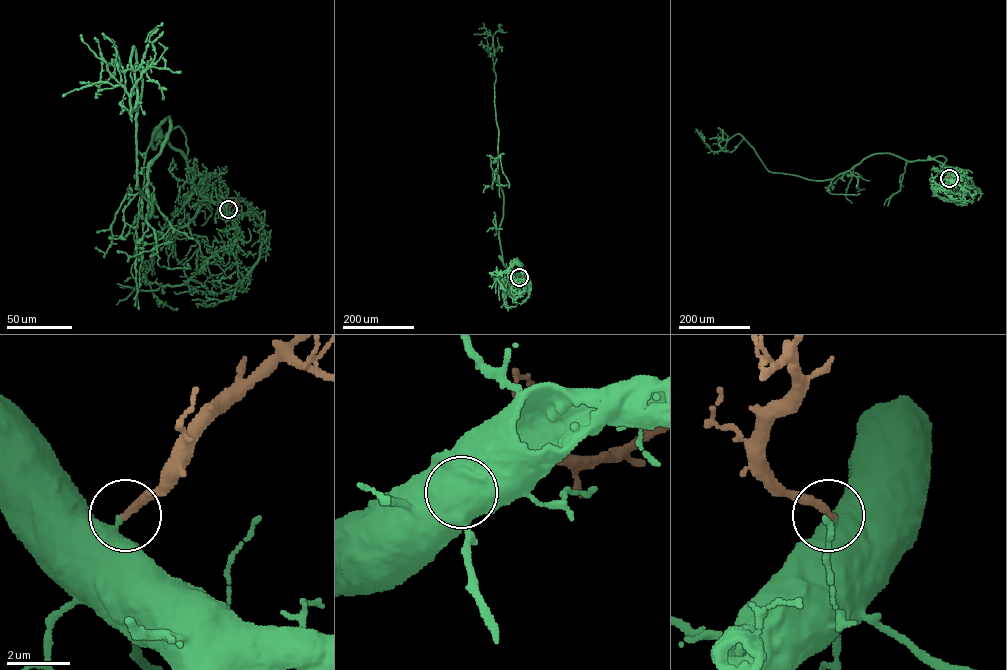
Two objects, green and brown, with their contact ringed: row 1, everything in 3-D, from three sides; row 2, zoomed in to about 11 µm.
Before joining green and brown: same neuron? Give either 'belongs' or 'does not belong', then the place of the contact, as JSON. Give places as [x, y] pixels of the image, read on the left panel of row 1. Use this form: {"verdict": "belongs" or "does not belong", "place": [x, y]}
{"verdict": "belongs", "place": [228, 209]}

